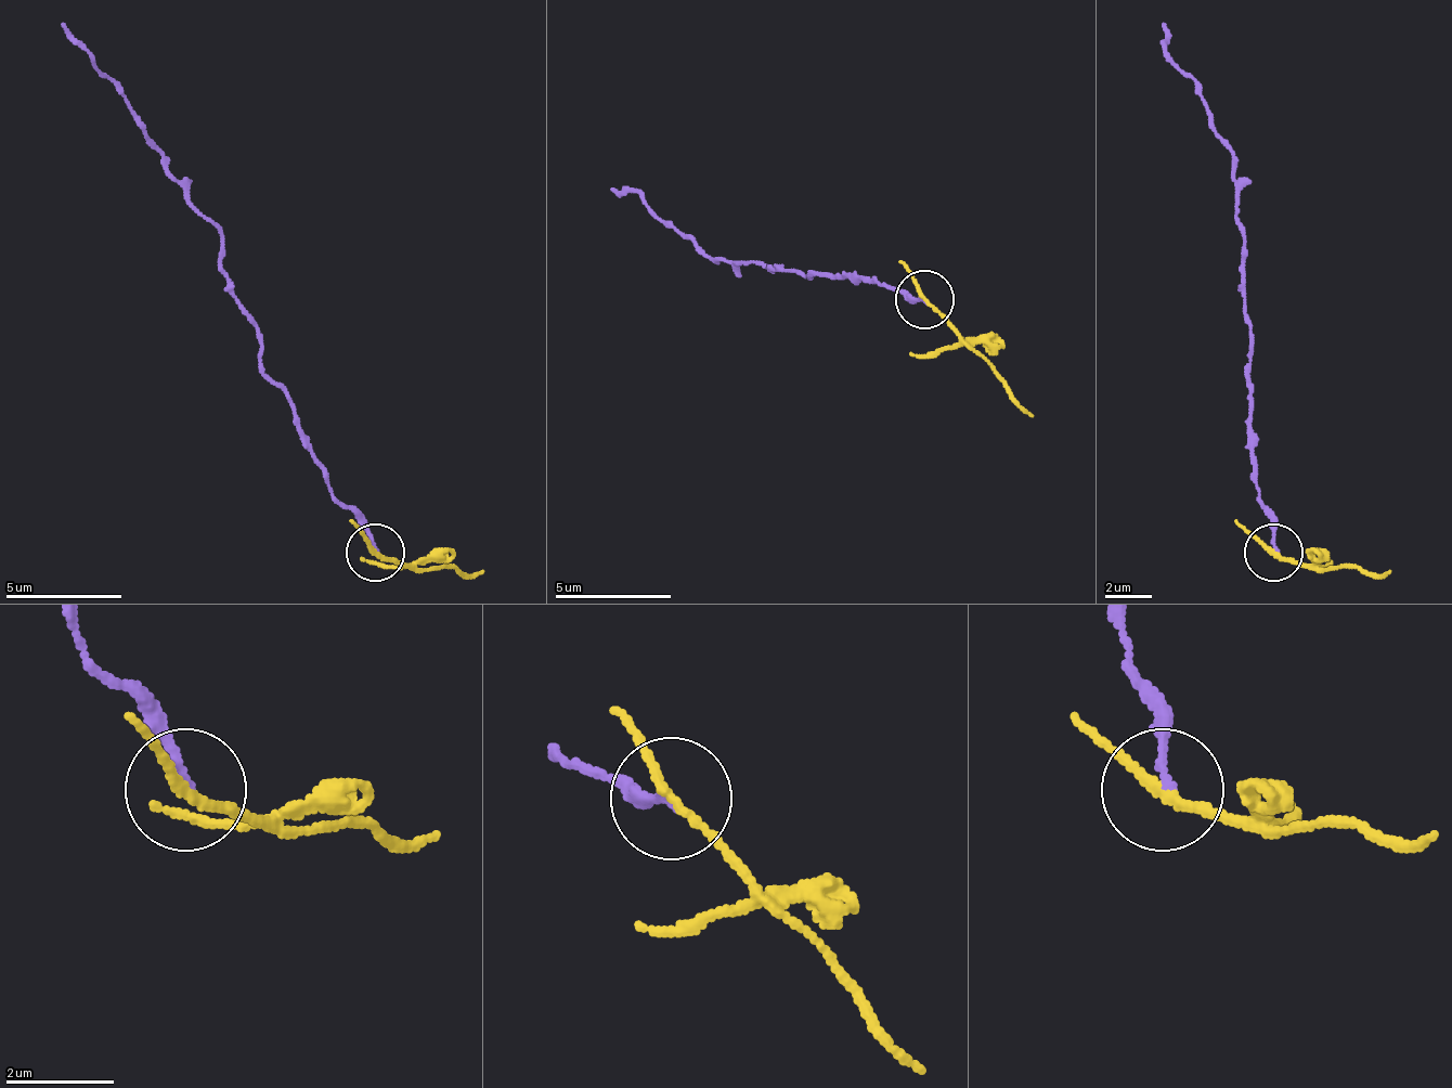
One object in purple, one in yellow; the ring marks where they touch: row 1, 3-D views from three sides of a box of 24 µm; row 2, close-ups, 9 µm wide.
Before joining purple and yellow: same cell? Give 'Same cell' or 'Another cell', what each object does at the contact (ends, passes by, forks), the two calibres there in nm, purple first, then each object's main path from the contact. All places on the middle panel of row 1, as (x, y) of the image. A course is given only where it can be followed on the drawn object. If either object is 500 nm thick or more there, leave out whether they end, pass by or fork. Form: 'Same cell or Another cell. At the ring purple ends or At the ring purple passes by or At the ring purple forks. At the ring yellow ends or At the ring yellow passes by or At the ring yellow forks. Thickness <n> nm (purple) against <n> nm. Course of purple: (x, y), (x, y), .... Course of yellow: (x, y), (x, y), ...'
Another cell. At the ring purple ends. At the ring yellow passes by. Thickness 160 nm (purple) against 160 nm. Course of purple: (923, 301), (906, 301), (882, 283), (859, 277), (813, 277), (714, 260), (633, 191), (609, 191). Course of yellow: (923, 301), (1034, 417)

